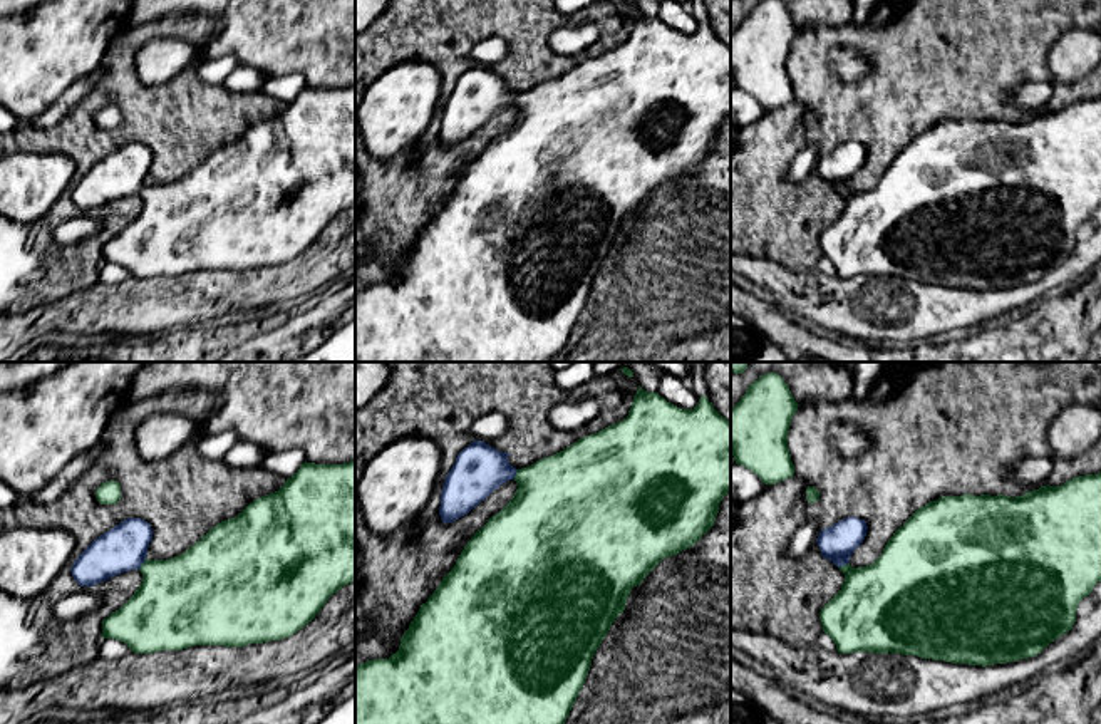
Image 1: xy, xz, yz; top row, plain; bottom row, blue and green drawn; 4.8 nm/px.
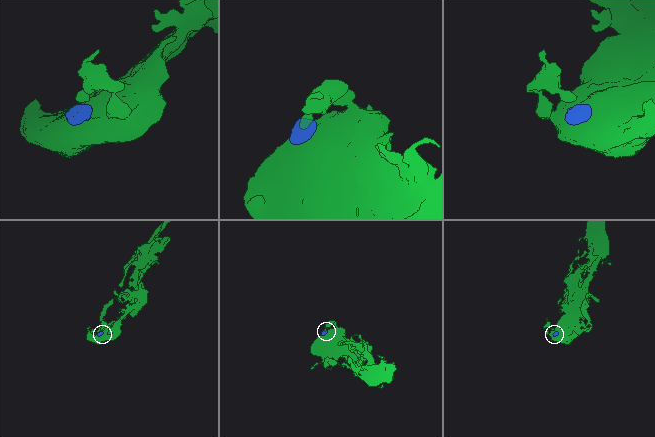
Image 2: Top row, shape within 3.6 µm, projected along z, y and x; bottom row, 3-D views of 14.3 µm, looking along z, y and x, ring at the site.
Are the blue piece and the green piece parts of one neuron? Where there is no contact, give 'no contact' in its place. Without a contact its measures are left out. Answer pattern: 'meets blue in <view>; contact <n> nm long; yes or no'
meets blue in xy; contact 70 nm long; yes

